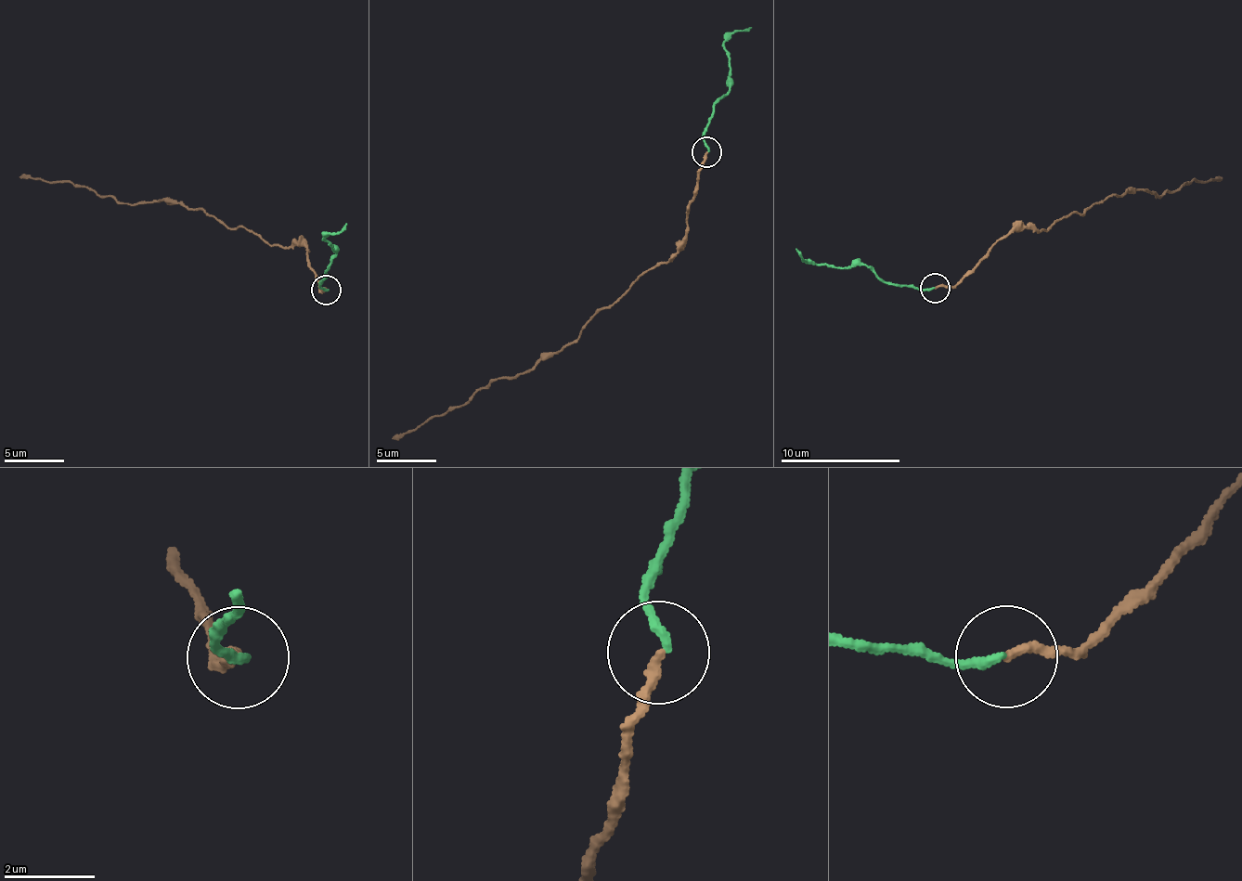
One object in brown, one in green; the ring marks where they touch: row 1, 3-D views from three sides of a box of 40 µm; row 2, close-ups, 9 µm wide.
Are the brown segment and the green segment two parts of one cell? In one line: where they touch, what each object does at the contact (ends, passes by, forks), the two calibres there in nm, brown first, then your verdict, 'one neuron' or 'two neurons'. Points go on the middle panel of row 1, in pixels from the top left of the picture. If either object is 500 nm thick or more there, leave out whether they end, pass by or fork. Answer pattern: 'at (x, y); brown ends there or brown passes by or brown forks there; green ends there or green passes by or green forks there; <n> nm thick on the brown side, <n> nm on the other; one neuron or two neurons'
at (706, 152); brown ends there; green ends there; 200 nm thick on the brown side, 190 nm on the other; two neurons

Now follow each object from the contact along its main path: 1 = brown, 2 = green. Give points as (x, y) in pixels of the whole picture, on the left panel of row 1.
1: (327, 289), (323, 292), (309, 252), (300, 245), (266, 244), (200, 207), (116, 202), (84, 186), (19, 176)
2: (327, 289), (320, 283), (335, 252), (325, 238), (338, 232), (346, 222)

